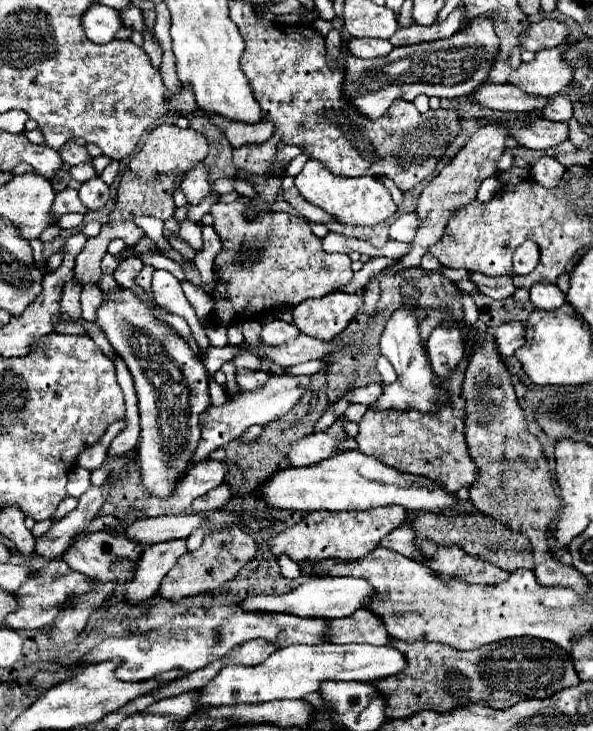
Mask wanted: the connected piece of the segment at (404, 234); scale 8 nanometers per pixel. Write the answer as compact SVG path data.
M416 212L402 214L392 226L390 226L390 238L400 240L400 242L412 242L416 236L416 228L420 226L420 218Z

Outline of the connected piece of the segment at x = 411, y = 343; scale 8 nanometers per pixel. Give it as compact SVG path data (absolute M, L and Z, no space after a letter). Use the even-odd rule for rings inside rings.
M404 276L400 282L400 296L402 296L402 304L398 310L392 312L382 338L380 338L380 350L382 354L390 360L390 364L394 366L394 370L398 372L398 380L394 384L384 384L384 394L372 404L374 408L394 408L394 410L418 410L418 412L440 412L440 408L448 408L452 406L450 396L442 398L442 386L436 384L436 376L428 364L426 358L426 350L424 350L424 340L420 338L420 330L418 330L418 318L416 318L416 310L418 310L418 300L420 300L420 290L416 288L414 280Z

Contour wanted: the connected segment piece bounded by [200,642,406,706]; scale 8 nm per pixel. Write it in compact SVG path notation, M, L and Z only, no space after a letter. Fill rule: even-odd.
M292 644L288 648L278 648L264 664L248 668L248 666L226 666L210 684L206 684L200 696L200 704L210 706L234 706L234 704L262 704L270 700L280 698L304 698L310 692L318 690L318 684L322 680L360 680L360 682L372 682L382 680L388 676L394 676L406 668L406 656L392 648L392 646L372 646L372 644Z

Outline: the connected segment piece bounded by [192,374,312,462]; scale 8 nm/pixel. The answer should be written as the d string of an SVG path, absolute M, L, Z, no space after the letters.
M284 374L284 376L270 376L270 380L260 390L240 392L240 394L236 394L236 398L228 400L224 406L208 408L208 412L204 412L200 416L202 436L200 436L200 444L198 444L196 452L194 452L192 462L206 460L212 450L222 448L224 444L232 442L234 438L238 438L252 424L266 426L268 422L282 418L288 410L292 410L300 402L300 398L304 396L304 392L310 386L310 380L312 380L312 376L288 376L288 374Z

